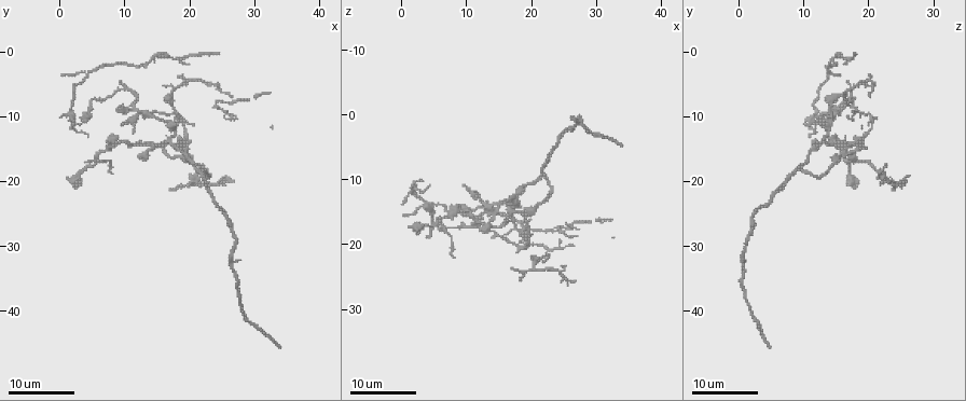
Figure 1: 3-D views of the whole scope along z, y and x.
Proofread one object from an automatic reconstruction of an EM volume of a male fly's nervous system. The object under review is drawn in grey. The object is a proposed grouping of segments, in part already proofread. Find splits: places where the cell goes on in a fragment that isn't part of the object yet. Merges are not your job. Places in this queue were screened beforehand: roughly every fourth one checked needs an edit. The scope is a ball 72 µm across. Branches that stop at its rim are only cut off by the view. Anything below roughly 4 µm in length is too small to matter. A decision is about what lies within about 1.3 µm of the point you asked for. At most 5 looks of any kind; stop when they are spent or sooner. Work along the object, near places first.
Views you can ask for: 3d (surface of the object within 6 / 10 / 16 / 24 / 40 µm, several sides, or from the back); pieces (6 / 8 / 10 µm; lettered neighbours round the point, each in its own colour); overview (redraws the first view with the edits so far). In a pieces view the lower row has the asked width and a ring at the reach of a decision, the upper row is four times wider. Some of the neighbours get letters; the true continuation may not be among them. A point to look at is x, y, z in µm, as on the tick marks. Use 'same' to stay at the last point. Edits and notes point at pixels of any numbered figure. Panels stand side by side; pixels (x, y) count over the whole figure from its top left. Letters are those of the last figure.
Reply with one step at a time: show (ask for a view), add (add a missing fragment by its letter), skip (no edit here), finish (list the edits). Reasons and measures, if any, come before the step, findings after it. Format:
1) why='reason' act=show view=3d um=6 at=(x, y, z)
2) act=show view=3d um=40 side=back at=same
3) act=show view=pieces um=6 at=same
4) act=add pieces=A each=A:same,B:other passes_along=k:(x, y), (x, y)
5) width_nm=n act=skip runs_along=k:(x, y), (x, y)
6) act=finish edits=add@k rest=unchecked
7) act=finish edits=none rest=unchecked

why='an open end' act=show view=3d um=24 at=(8.0, 18.5, 22.0)

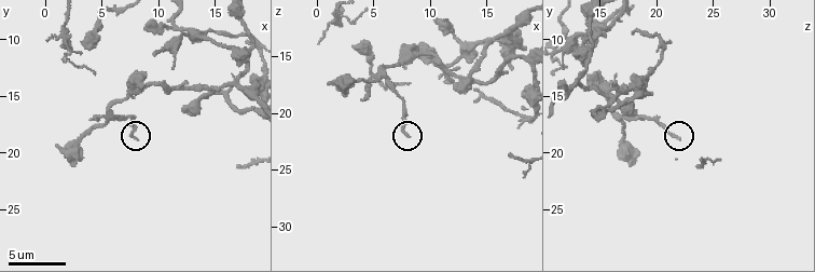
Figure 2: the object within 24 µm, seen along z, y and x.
act=show view=pieces um=10 at=(8.2, 18.6, 21.8)

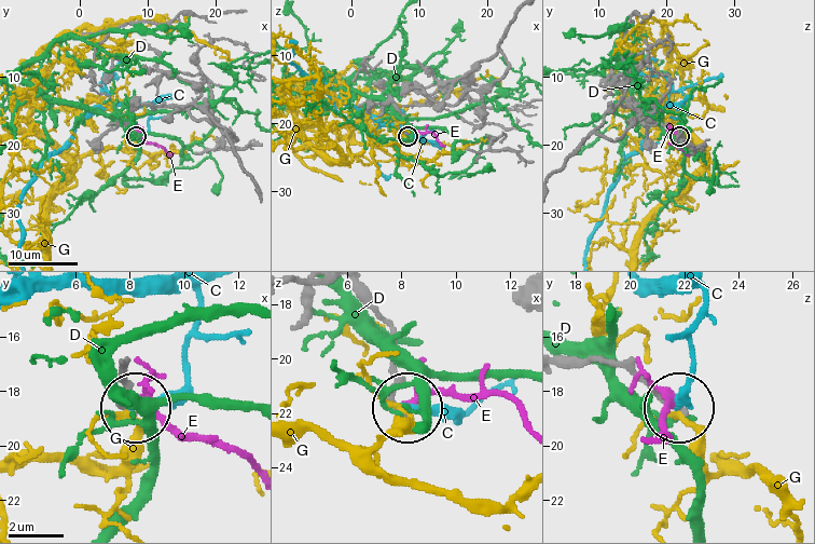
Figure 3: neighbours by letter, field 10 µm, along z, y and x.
act=skip each=C:other,D:other,E:other,G:other runs_along=3:(358, 295), (390, 330), (398, 404) found='no lettered fragment goes on from it'

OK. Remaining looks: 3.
why='an open end' act=show view=pieces um=6 at=(12.6, 16.6, 18.0)

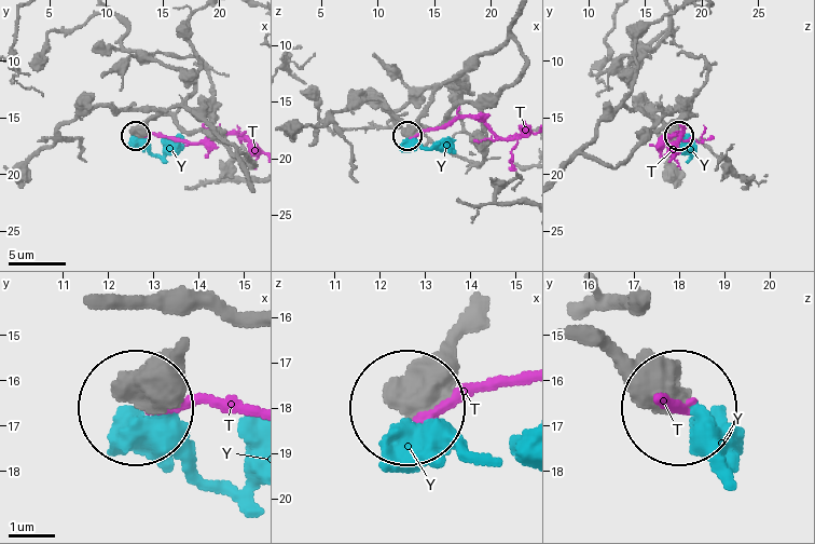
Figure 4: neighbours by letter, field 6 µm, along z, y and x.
width_nm=660 act=skip each=T:other,Y:other runs_along=4:(463, 335), (409, 400) found='no lettered fragment goes on from it'

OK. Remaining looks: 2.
why='branch stops here' act=show view=3d um=16 at=(9.5, 11.0, 11.0)

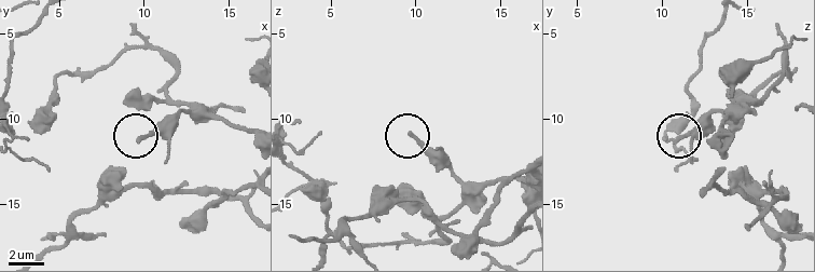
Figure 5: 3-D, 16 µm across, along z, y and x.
act=show view=pieces um=10 at=(9.7, 11.3, 11.0)

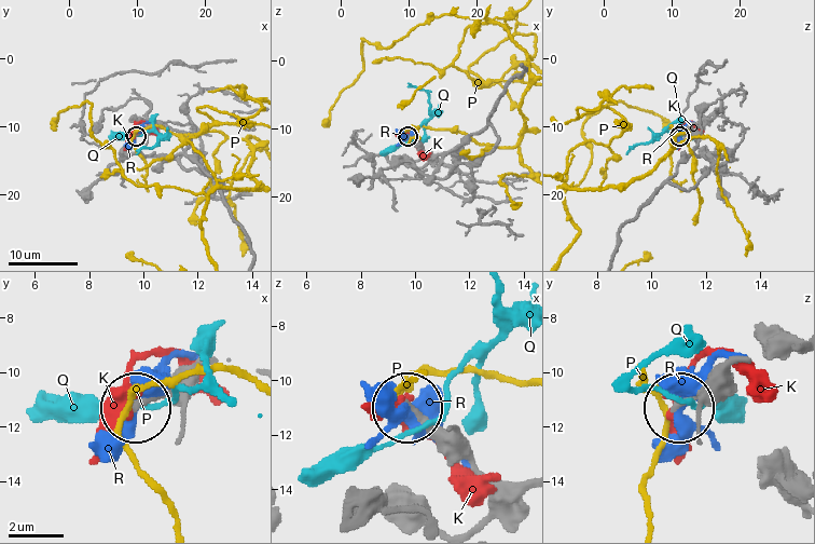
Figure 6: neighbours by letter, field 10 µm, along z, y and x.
act=skip each=K:other,P:other,Q:other,R:other found='none of them fits'

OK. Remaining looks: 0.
act=finish edits=none rest=unchecked

